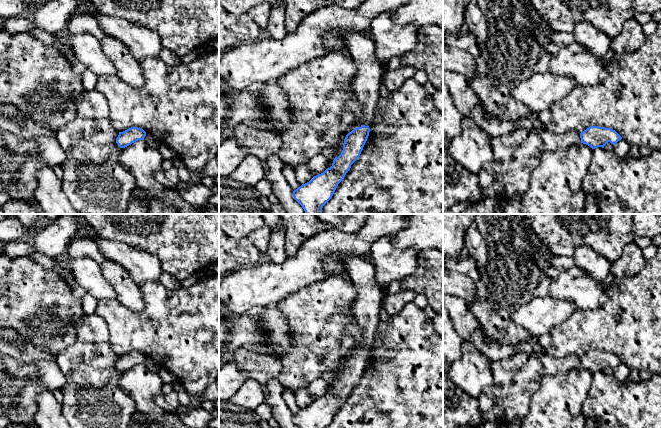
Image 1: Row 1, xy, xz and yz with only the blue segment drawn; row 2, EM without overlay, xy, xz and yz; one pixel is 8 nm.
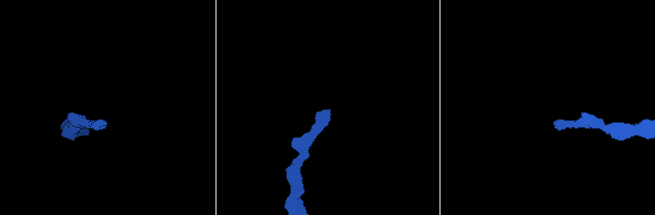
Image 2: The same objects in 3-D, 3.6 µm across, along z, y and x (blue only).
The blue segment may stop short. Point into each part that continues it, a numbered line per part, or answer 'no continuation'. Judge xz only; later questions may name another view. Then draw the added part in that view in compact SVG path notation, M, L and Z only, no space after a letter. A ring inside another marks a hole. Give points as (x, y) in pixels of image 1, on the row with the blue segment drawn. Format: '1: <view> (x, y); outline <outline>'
1: xz (367, 81); outline M349 32L345 44L357 65L353 88L363 111L363 125L369 126L380 99L382 70L375 56L375 43L364 32Z

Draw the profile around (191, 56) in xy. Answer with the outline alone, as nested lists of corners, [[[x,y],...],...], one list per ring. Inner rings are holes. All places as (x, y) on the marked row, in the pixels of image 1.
[[[199,49],[194,50],[184,56],[181,57],[181,63],[190,63],[200,56]]]

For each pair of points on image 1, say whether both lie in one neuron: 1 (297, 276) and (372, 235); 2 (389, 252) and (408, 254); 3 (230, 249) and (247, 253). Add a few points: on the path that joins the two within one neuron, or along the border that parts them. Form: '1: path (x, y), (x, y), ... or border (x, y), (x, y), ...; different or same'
1: path (316, 257), (330, 243), (353, 243); same
2: path (394, 254), (403, 254); same
3: path (234, 253), (243, 253); same

